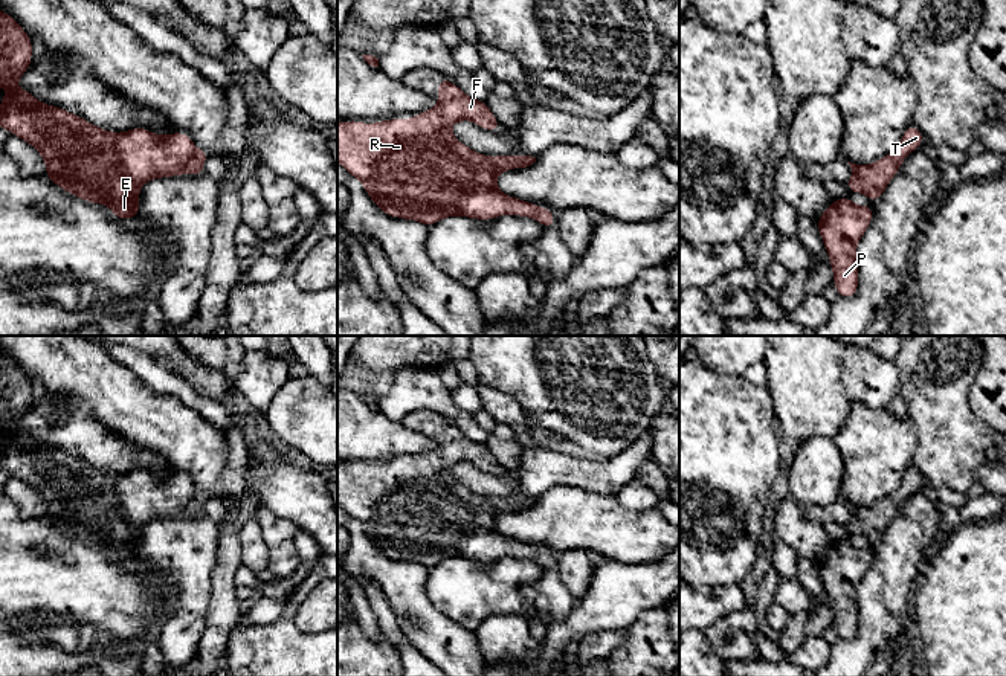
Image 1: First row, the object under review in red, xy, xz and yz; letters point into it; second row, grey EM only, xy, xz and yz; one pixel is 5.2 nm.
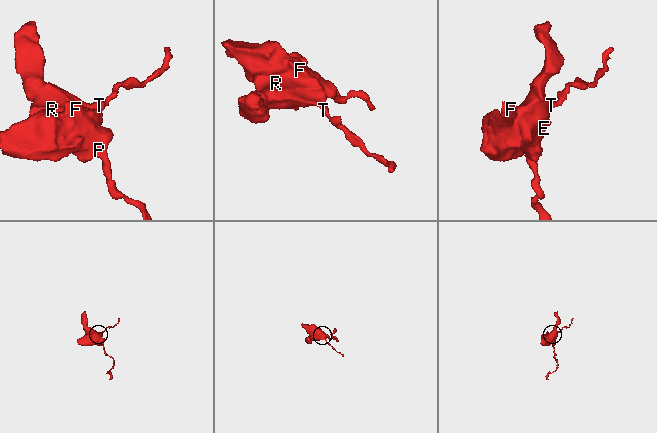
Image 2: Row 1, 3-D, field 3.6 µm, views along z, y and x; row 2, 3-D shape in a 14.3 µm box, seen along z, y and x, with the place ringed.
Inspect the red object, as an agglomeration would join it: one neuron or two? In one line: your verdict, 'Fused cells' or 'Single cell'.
Single cell

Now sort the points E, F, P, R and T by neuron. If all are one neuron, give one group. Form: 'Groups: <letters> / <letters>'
Groups: E F P R T

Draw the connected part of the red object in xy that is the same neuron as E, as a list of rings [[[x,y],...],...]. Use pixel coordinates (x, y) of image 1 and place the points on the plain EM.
[[[24,430],[2,438],[0,468],[32,487],[46,504],[44,519],[84,543],[107,546],[121,563],[140,557],[139,533],[153,520],[182,516],[202,517],[209,497],[197,491],[188,475],[153,476],[137,468],[122,475],[105,473],[81,458],[40,444]]]

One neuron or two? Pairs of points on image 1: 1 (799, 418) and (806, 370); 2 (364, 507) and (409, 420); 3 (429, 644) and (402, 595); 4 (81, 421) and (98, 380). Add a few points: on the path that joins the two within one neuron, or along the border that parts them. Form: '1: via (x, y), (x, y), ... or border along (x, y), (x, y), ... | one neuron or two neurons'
1: via (805, 406), (805, 382) | one neuron
2: via (393, 476), (417, 475), (441, 450), (440, 438) | one neuron
3: via (429, 632), (412, 608) | one neuron
4: border along (54, 394), (80, 399), (101, 423), (113, 431) | two neurons

